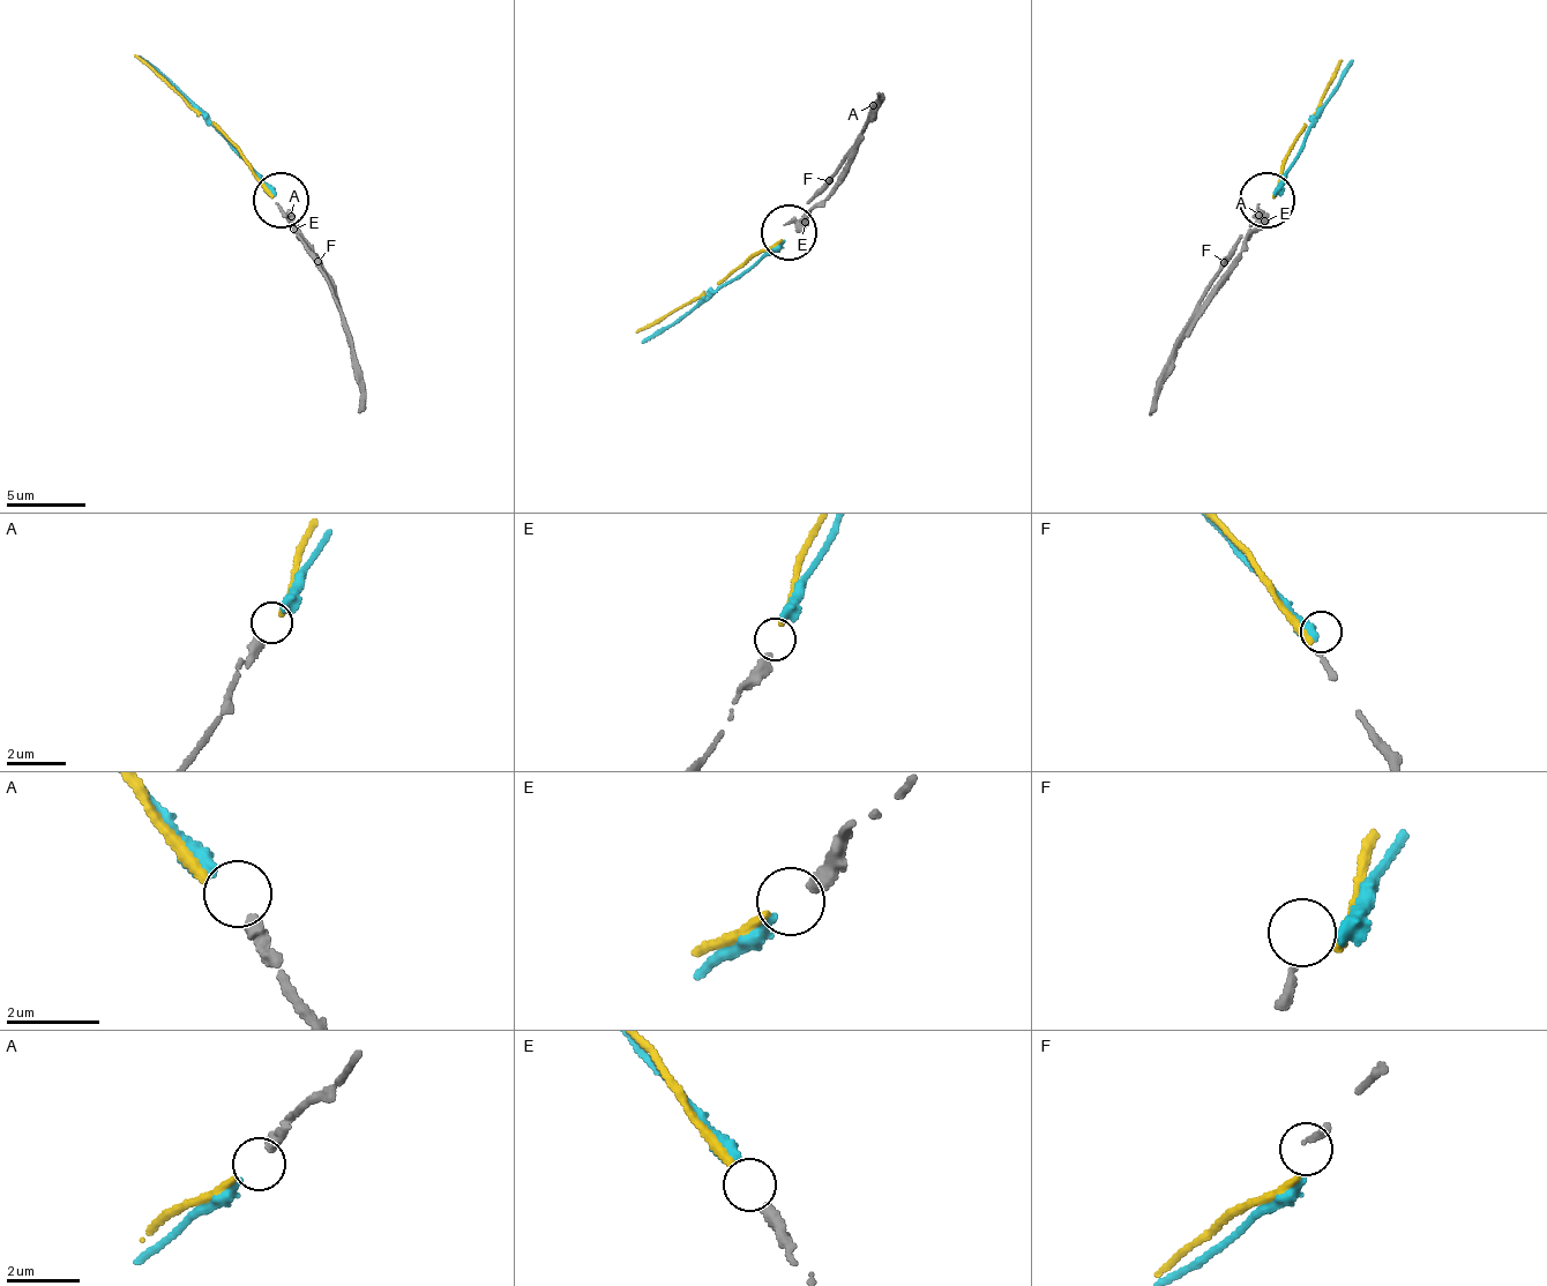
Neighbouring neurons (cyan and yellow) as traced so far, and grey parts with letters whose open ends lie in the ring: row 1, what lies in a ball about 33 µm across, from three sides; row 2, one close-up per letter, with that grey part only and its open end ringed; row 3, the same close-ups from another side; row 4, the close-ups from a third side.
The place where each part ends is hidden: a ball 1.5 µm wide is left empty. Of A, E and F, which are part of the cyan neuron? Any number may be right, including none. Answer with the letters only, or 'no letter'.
A

